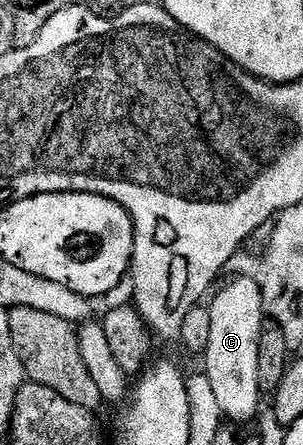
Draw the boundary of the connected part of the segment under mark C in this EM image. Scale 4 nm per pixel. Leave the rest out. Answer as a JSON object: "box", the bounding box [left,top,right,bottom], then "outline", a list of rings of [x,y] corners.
{"box":[203,277,265,421],"outline":[[[237,277],[210,300],[209,343],[203,354],[203,374],[209,380],[217,405],[226,420],[243,421],[255,411],[247,393],[257,371],[257,349],[265,327],[265,312],[260,289],[252,279]]]}

